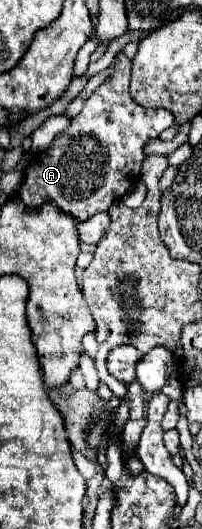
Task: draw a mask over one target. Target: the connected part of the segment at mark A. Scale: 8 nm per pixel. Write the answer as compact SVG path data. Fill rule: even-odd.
M118 52L118 58L120 64L116 72L84 102L80 114L70 122L70 132L56 136L50 148L34 156L26 168L20 198L28 208L40 208L46 202L54 202L60 210L70 212L80 220L88 220L96 212L108 210L138 184L144 146L174 124L174 112L136 104L128 92L132 62L124 58L122 52Z

